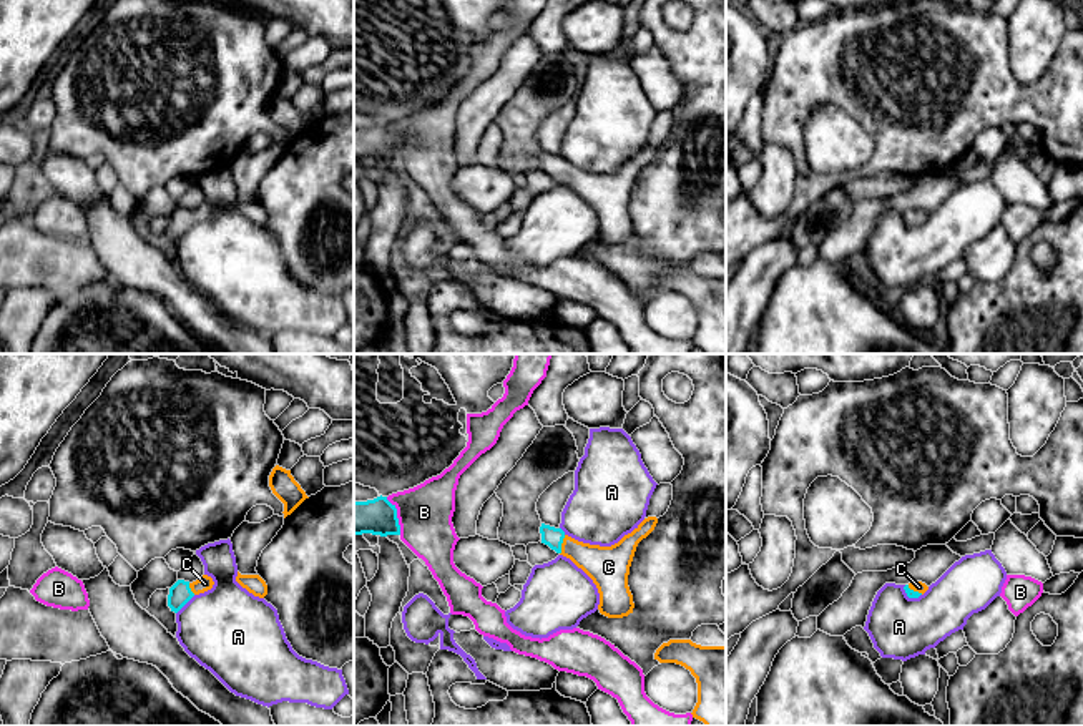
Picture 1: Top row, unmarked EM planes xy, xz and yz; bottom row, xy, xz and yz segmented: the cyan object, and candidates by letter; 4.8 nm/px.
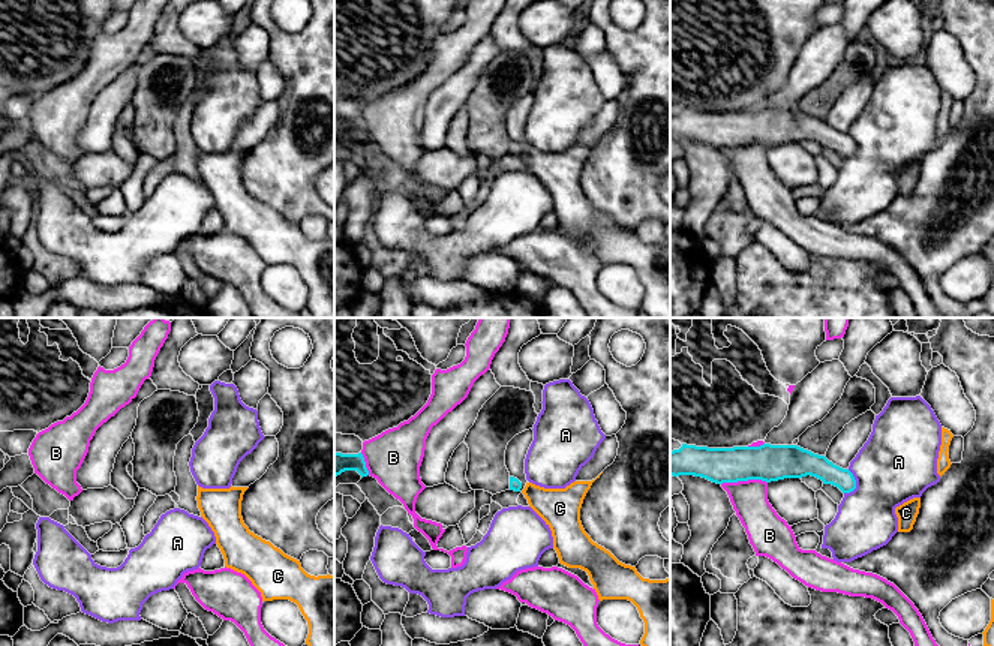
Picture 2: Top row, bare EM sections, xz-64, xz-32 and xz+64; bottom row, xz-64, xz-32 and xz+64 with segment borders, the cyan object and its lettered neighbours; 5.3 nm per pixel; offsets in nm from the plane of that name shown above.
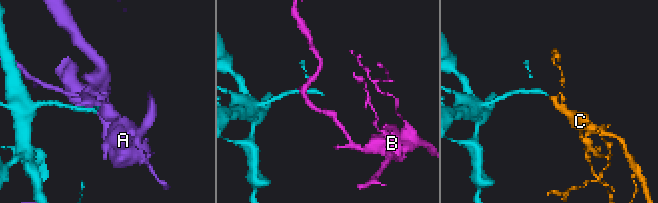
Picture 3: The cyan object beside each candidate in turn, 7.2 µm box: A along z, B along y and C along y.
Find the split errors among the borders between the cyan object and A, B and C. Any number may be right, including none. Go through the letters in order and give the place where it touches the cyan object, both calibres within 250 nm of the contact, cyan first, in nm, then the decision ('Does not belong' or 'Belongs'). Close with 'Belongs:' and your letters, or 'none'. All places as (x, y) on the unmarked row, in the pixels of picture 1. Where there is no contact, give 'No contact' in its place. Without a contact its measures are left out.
A: Touches cyan at xy (185, 231). Thickness 110 nm (cyan) against 420 nm. Does not belong
B: Touches cyan at xz (396, 143). Thickness 180 nm (cyan) against 260 nm. Does not belong
C: Touches cyan at xz (560, 173). Thickness 100 nm (cyan) against 190 nm. Belongs
Belongs: C

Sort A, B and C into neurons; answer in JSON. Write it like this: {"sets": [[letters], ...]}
{"sets": [["A"], ["B"], ["C"]]}

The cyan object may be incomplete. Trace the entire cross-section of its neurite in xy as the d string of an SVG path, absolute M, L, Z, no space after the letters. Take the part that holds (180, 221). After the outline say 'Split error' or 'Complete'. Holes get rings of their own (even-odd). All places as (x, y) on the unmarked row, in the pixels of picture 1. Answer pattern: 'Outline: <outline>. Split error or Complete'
Outline: M203 203L199 208L193 211L178 208L169 216L168 234L171 236L171 239L178 241L194 223L211 218L213 213L214 209L208 203Z. Split error

